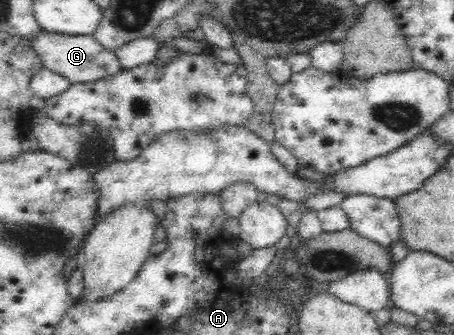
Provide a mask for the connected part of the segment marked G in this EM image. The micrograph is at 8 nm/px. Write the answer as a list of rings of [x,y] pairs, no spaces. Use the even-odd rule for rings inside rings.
[[[42,30],[40,34],[32,36],[29,41],[42,67],[66,77],[71,83],[98,80],[109,74],[116,74],[122,69],[115,52],[106,50],[92,35],[72,36]]]

